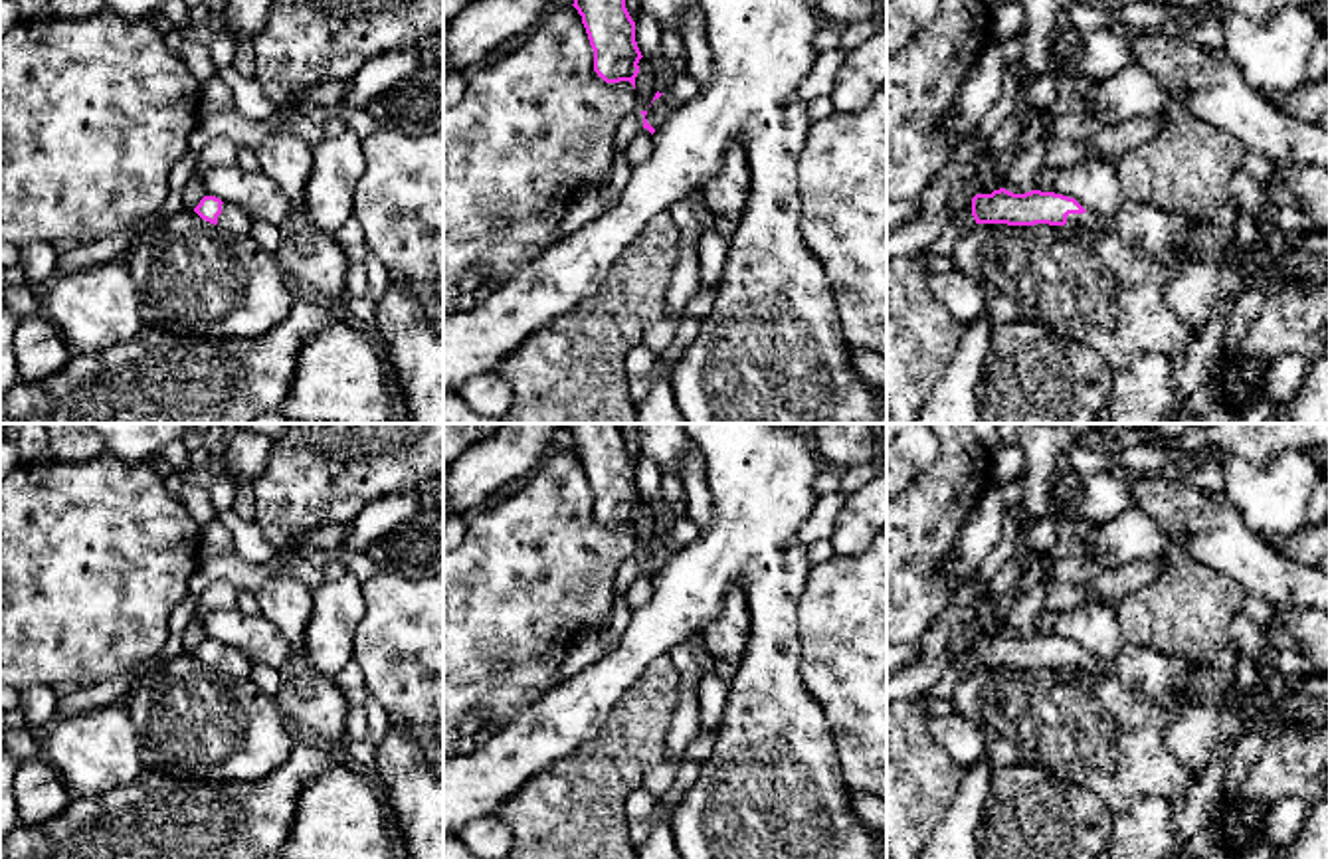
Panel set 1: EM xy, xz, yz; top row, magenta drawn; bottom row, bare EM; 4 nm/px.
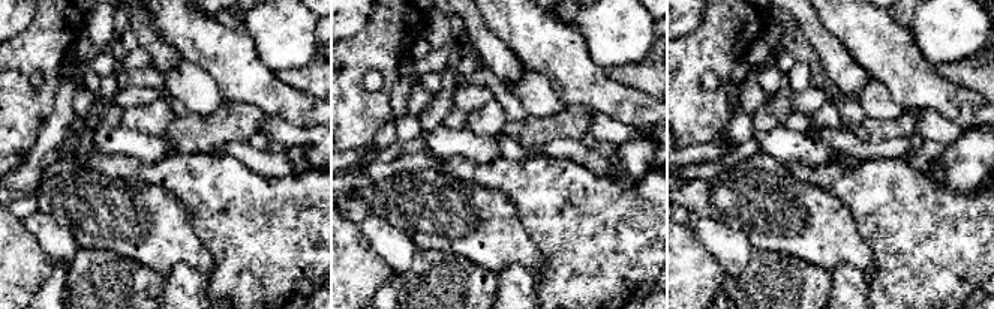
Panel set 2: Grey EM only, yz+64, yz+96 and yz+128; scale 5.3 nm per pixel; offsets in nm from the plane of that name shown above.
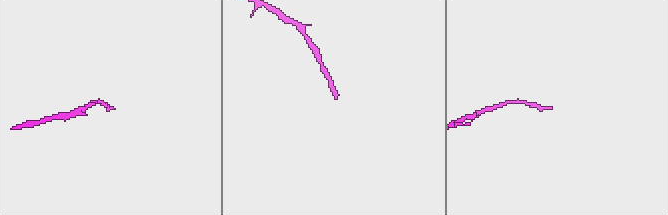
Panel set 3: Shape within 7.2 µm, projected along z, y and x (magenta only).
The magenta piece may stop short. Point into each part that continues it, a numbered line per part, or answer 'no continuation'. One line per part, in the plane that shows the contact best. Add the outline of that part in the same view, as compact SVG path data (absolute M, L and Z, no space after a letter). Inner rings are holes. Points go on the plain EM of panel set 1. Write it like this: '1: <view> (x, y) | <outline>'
1: yz (1156, 675) | M1128 643L1114 657L1069 657L1067 667L1104 675L1144 699L1160 703L1178 693L1189 673L1187 661L1182 657Z

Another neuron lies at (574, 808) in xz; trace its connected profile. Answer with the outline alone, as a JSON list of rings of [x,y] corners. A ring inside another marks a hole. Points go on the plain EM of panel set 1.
[[[671,653],[659,655],[596,736],[505,800],[495,810],[515,835],[505,859],[637,859],[625,800],[665,760],[679,689]]]

